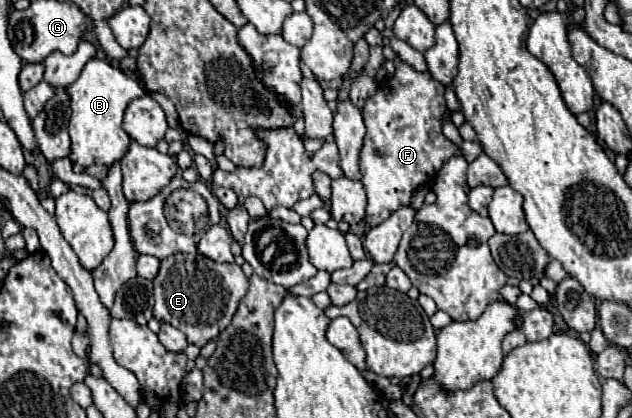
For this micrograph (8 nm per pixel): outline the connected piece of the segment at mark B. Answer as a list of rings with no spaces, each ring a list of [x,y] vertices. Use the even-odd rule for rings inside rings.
[[[89,60],[81,70],[79,78],[67,86],[71,94],[71,120],[69,120],[69,136],[71,136],[71,152],[69,158],[73,164],[91,166],[105,164],[111,166],[119,162],[129,148],[129,136],[121,128],[123,112],[127,104],[139,96],[145,96],[143,86],[127,76],[123,70],[113,68],[107,60]]]

